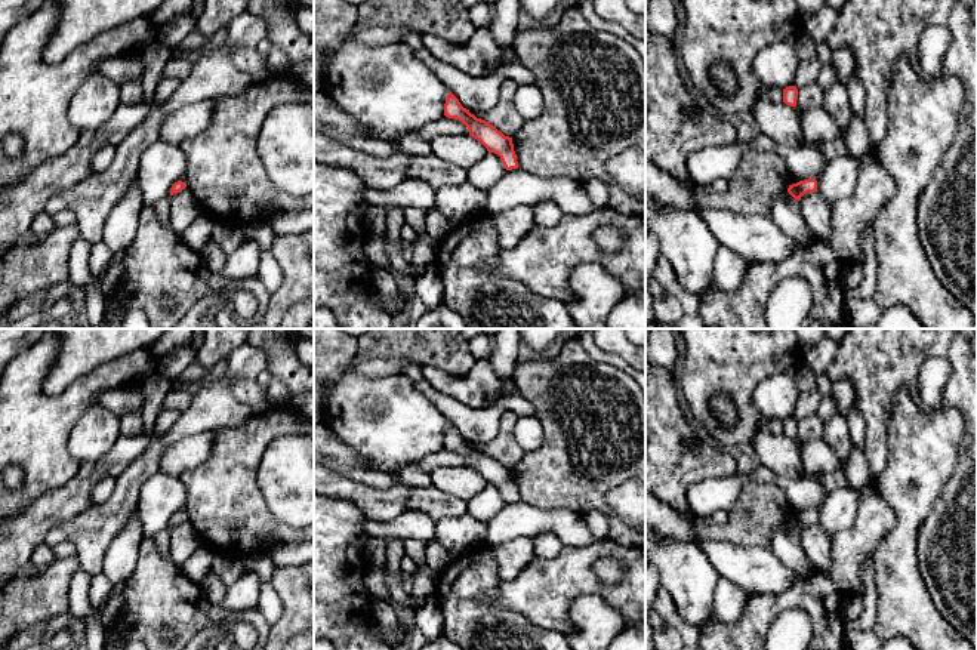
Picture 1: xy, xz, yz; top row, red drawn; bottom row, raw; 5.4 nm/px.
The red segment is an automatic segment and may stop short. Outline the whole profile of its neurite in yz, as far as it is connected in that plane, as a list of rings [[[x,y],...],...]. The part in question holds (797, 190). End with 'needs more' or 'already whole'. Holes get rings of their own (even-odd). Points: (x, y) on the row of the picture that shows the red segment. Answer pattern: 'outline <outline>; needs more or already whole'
outline [[[811,178],[792,184],[788,188],[788,192],[798,201],[801,200],[804,194],[814,192],[814,191],[817,191],[817,181]]]; already whole

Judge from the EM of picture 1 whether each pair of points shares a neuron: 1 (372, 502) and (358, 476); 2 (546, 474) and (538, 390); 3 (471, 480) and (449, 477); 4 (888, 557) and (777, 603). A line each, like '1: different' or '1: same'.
1: different
2: same
3: same
4: different

